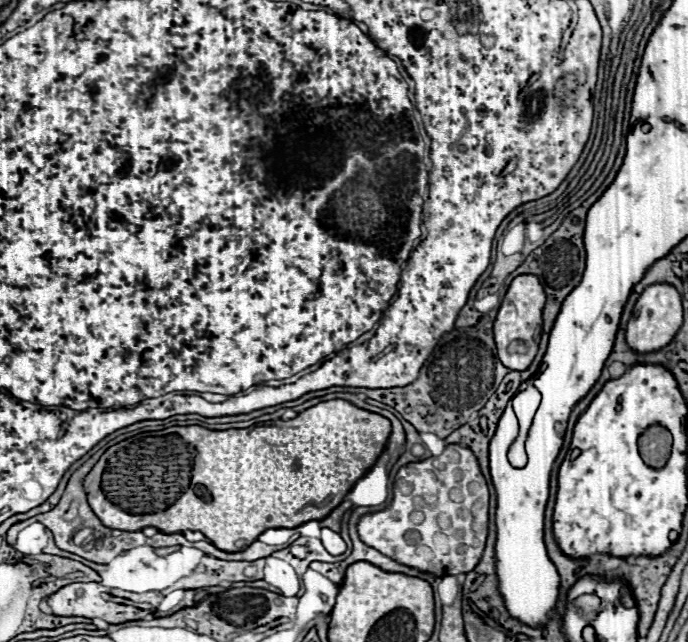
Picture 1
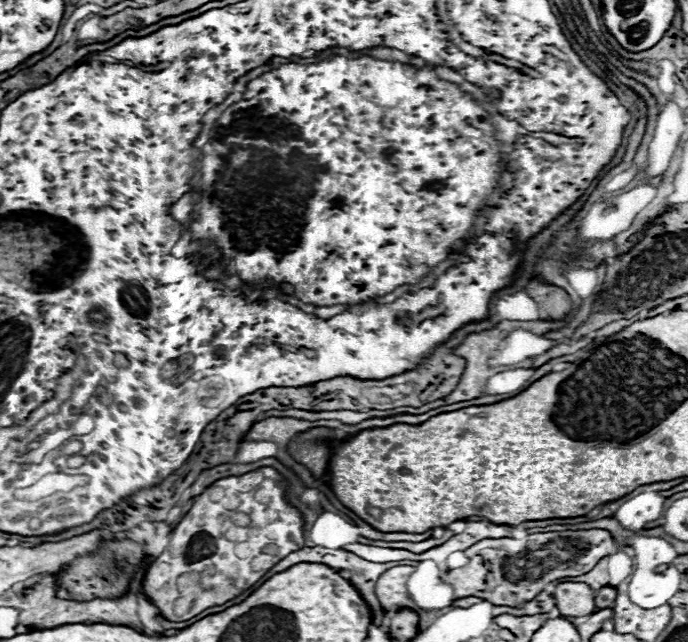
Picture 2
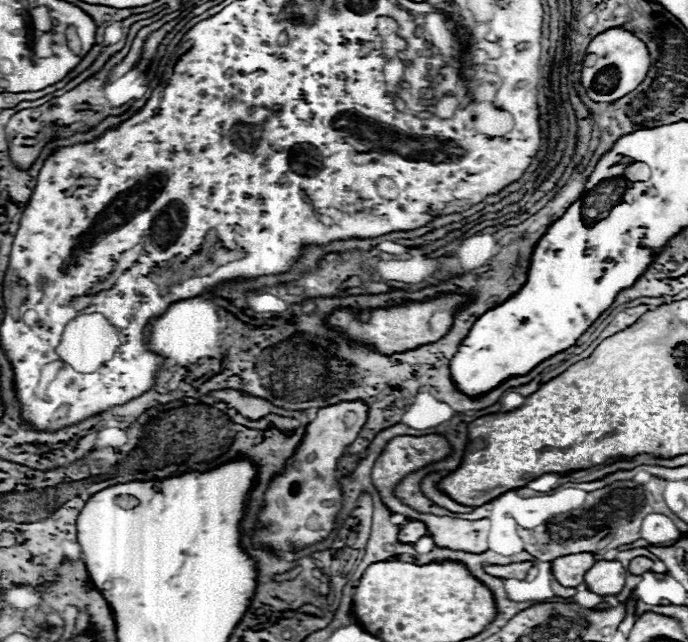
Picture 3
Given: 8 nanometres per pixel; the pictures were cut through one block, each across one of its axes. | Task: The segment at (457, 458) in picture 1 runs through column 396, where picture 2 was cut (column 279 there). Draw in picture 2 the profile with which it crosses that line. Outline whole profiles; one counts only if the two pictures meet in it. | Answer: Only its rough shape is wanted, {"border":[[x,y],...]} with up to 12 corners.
{"border":[[270,466],[196,496],[144,596],[186,622],[304,546]]}

